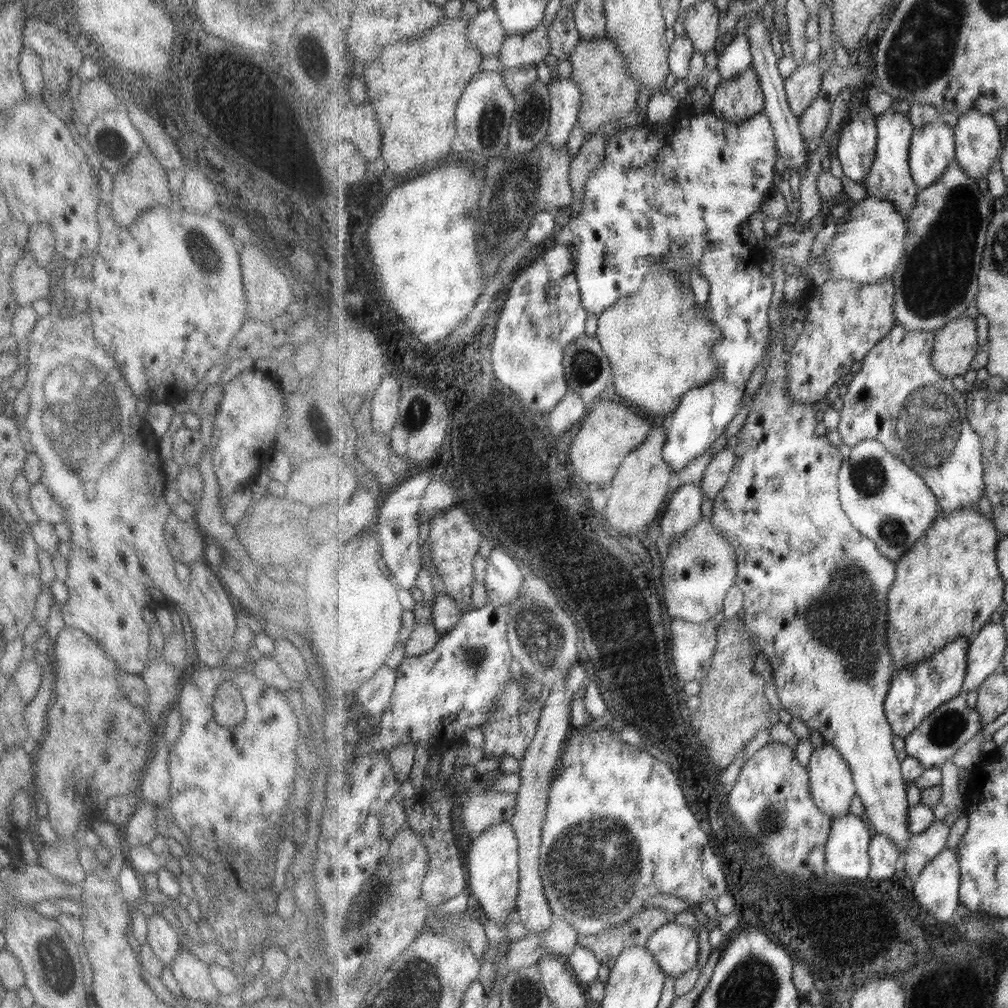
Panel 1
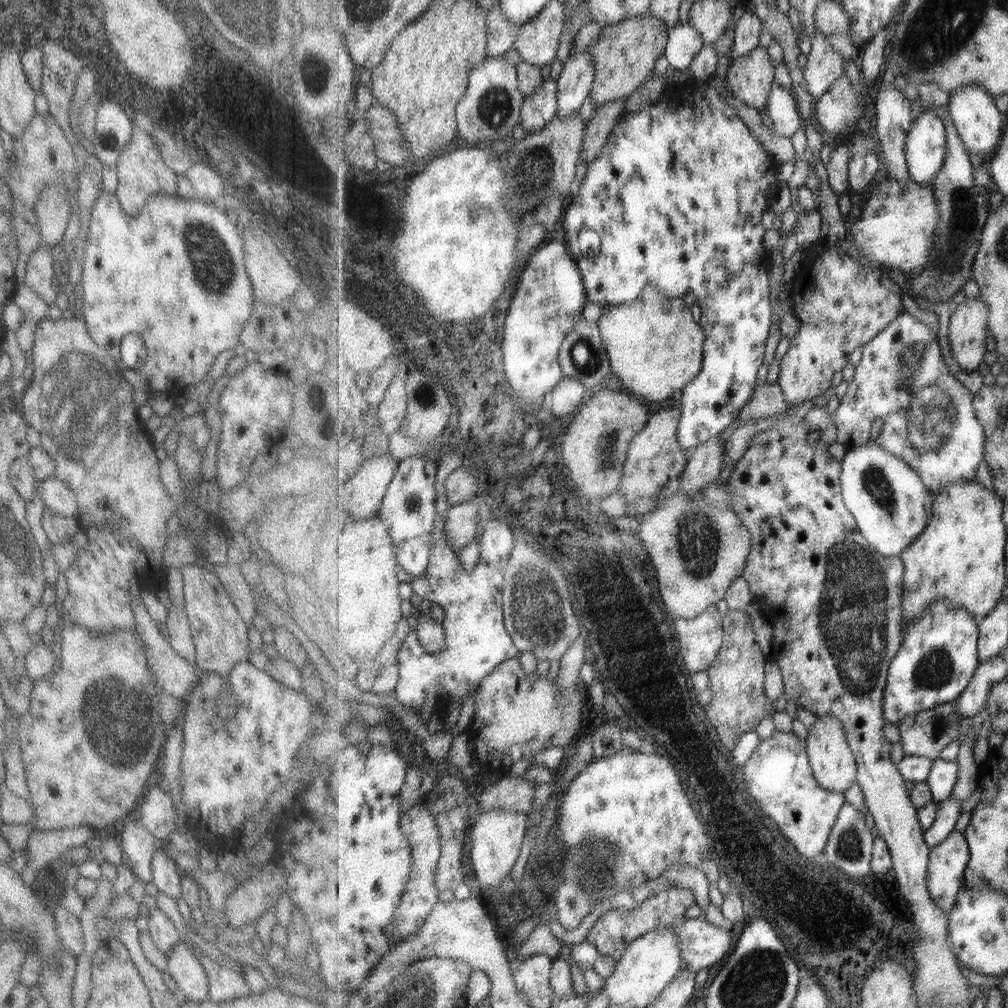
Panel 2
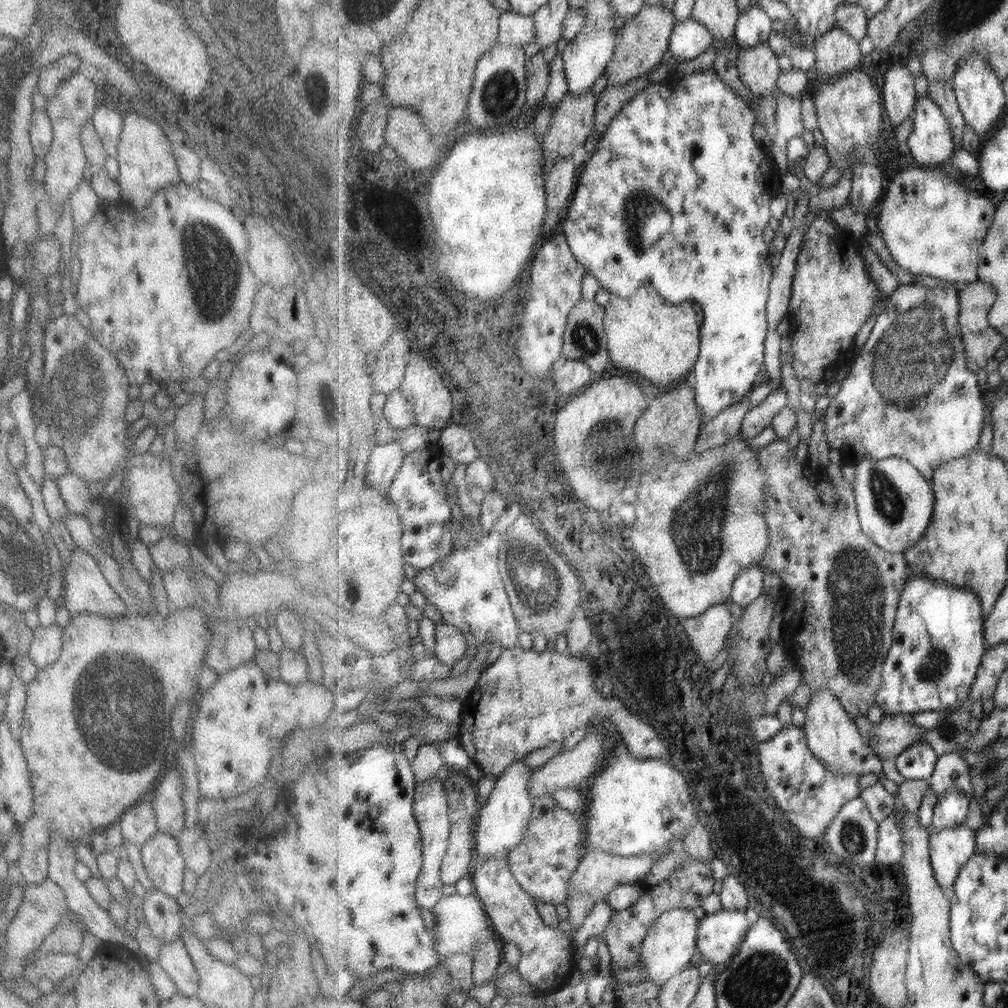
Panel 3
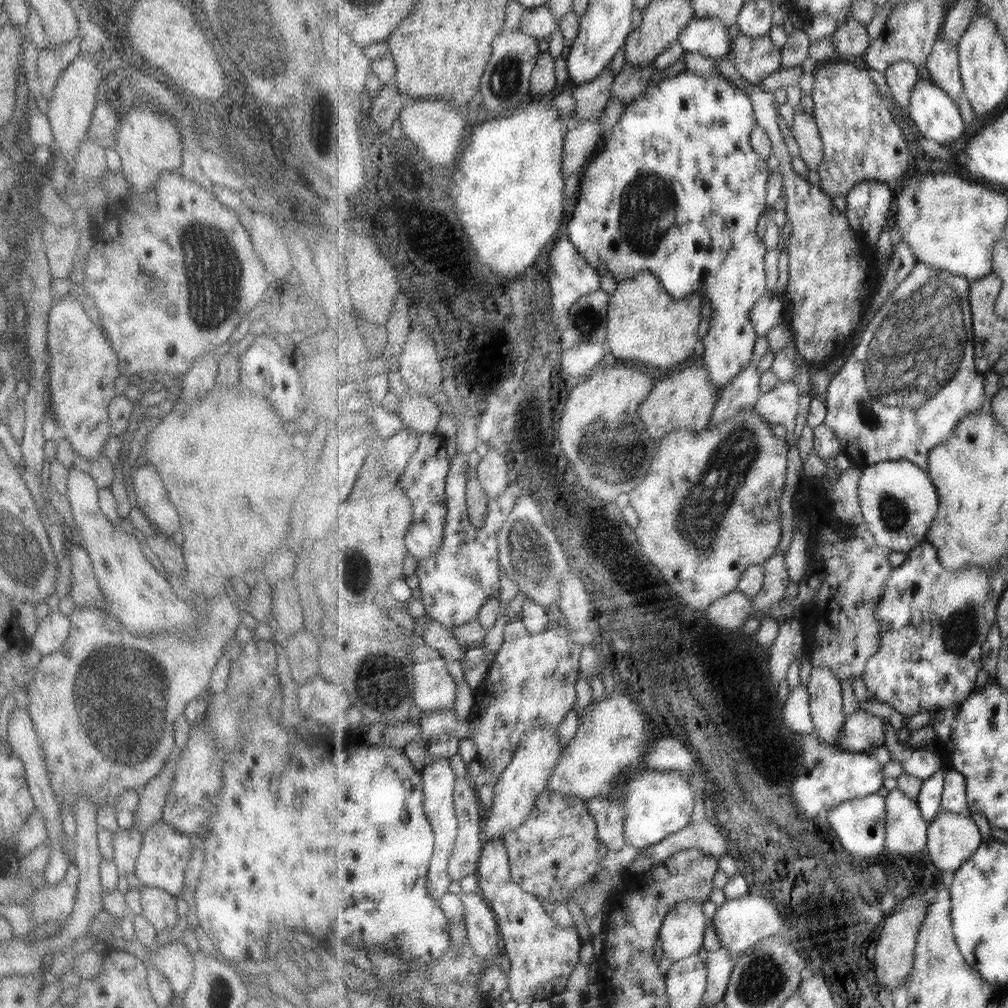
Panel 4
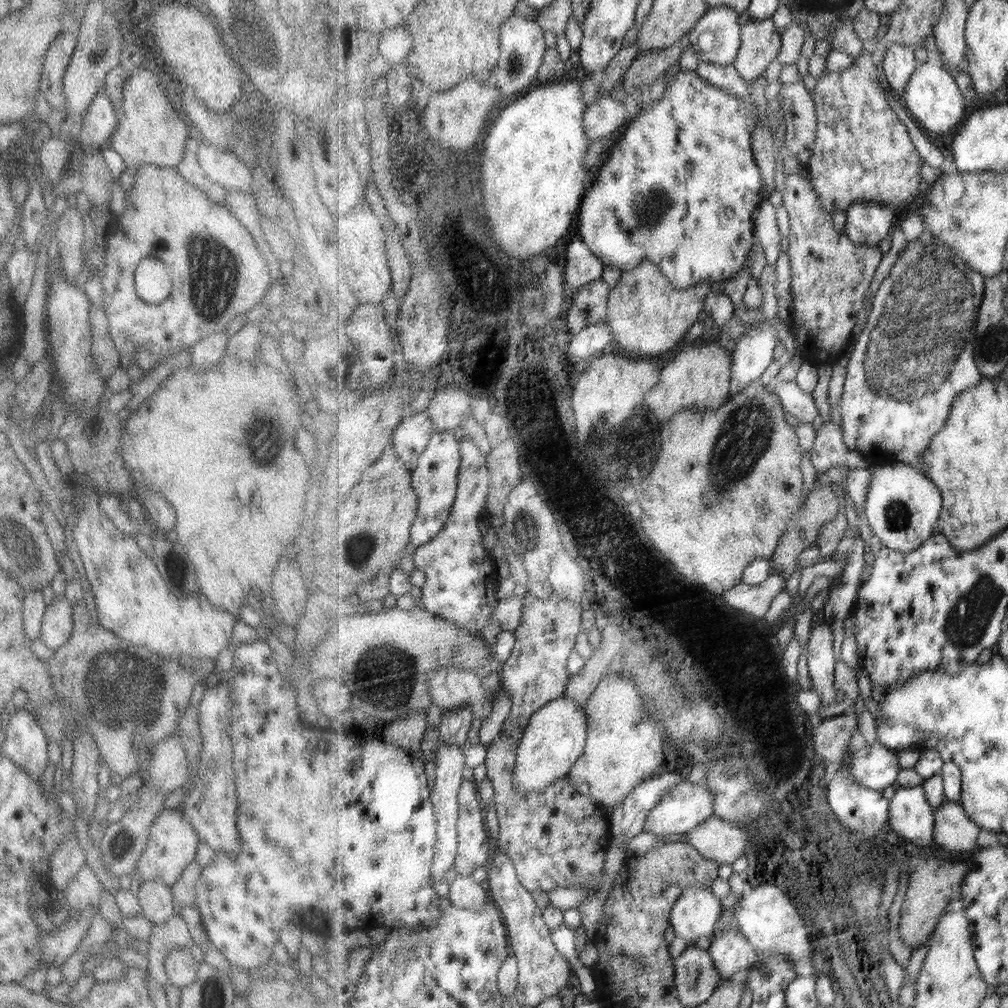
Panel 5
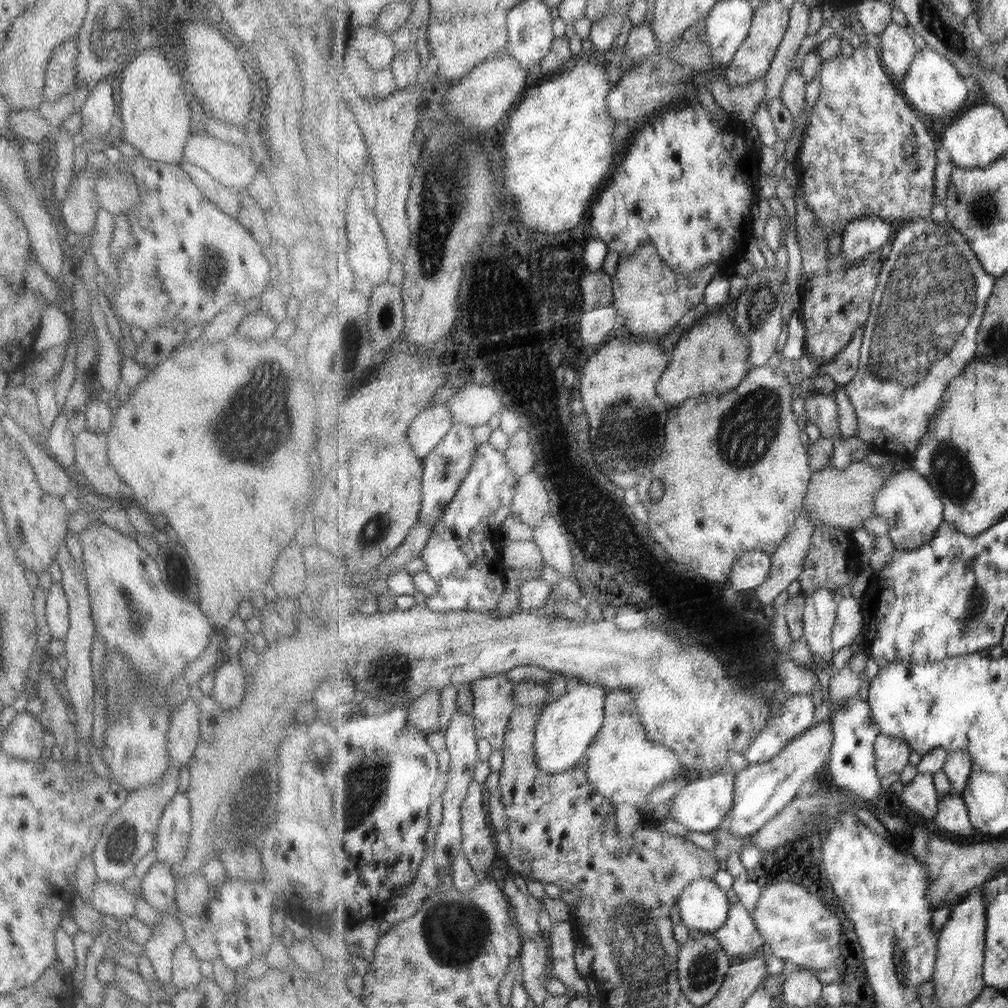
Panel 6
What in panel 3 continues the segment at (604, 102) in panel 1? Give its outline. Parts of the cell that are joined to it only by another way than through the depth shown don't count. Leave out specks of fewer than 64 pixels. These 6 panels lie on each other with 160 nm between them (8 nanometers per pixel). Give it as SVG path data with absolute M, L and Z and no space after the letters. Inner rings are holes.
M645 5L633 19L627 20L618 30L618 43L611 62L607 65L607 86L623 86L630 80L645 77L659 66L670 50L670 40L677 18L670 8Z

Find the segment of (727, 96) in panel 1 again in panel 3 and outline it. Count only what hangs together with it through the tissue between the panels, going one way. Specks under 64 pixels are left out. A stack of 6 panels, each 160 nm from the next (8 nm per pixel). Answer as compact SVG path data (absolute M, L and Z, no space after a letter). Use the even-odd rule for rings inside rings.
M768 43L753 47L741 46L738 69L743 84L755 96L761 97L777 90L779 75L783 71L779 57Z

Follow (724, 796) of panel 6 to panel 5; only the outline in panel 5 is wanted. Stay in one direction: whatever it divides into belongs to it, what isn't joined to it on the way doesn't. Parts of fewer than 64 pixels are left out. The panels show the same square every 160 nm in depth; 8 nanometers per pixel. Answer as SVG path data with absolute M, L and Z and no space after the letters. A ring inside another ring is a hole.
M681 779L679 784L662 794L658 805L653 808L646 820L644 831L654 832L659 836L687 834L713 816L713 794L711 794L710 788L701 786L701 782L693 784L688 779Z

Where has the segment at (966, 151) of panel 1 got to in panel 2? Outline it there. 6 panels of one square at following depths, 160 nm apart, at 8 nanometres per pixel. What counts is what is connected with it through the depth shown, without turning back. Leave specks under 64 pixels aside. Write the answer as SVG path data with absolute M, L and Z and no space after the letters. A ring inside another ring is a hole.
M982 84L966 86L963 90L957 90L951 96L950 104L944 111L955 123L959 137L963 139L963 145L969 153L983 154L983 152L991 152L999 146L1004 133L1005 114L1001 112L996 99L987 92Z

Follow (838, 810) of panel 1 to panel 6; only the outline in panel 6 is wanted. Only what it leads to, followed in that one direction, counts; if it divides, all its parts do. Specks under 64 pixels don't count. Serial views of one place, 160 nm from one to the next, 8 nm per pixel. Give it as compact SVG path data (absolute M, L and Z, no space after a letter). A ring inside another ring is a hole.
M820 588L814 592L805 592L805 596L804 639L812 655L830 665L833 660L831 637L833 637L839 605L835 603L835 591Z

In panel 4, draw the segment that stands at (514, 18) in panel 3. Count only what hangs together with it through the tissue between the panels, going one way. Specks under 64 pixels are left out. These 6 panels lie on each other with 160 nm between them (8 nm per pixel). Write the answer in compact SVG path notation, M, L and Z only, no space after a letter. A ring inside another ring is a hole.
M543 5L533 9L526 9L518 28L521 32L540 39L549 39L549 36L560 28L560 23L551 12L550 6Z

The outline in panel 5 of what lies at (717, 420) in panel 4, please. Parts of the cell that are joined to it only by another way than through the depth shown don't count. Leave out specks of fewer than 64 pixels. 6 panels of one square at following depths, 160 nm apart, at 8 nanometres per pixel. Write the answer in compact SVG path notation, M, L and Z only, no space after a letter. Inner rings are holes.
M761 307L756 312L762 315L764 324L745 326L746 335L737 342L737 350L733 352L729 399L755 384L774 360L773 352L778 344L775 329L764 317Z

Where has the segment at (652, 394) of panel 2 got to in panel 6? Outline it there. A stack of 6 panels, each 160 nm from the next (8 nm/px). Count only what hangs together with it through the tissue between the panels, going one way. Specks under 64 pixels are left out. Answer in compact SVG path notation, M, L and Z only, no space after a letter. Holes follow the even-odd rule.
M646 242L631 256L619 259L616 273L612 276L613 306L621 312L621 322L632 337L661 342L662 336L671 334L677 328L685 328L682 318L689 310L702 310L706 288L721 271L720 265L708 264L691 276L676 274L659 256L657 246Z

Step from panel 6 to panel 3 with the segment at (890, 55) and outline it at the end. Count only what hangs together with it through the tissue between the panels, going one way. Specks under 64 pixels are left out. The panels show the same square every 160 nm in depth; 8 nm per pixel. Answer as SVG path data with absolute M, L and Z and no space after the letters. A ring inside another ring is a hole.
M905 61L894 62L884 75L882 85L883 106L893 127L913 118L918 103L915 96L915 77Z

